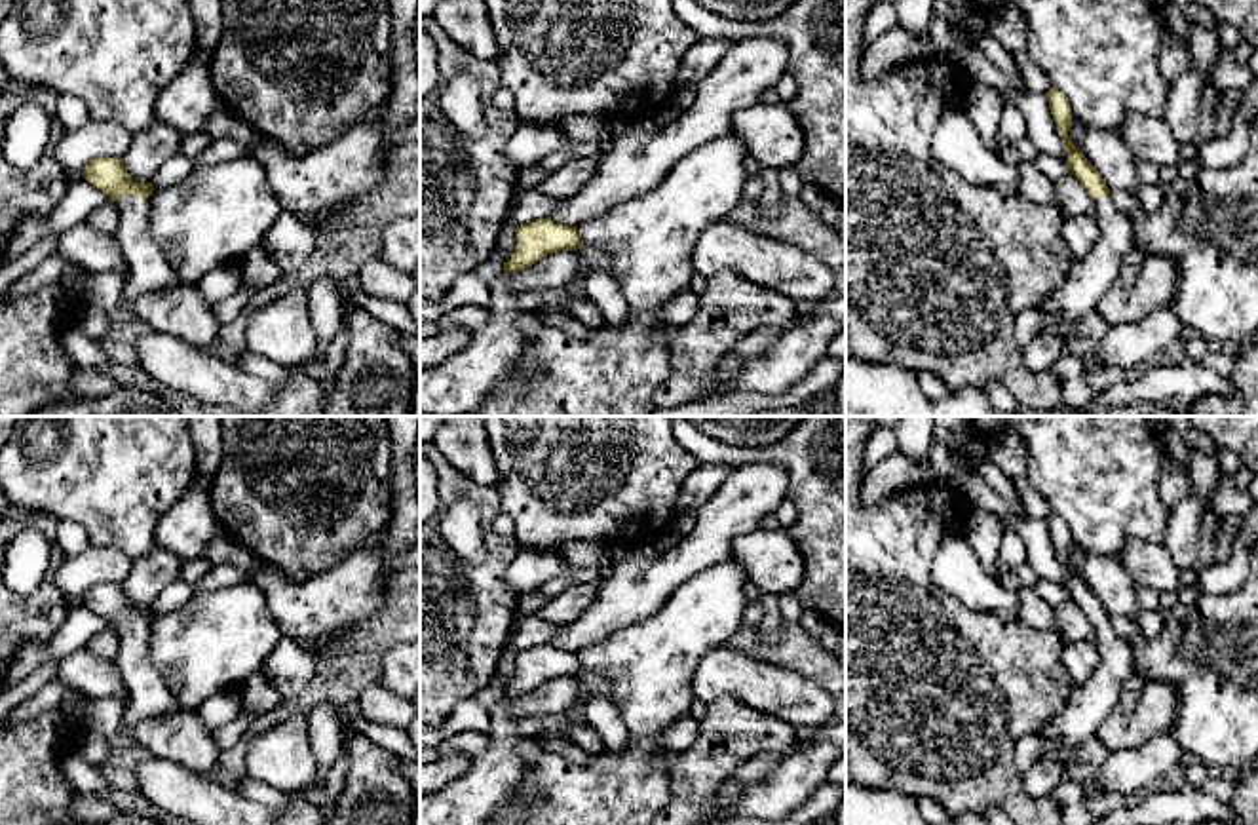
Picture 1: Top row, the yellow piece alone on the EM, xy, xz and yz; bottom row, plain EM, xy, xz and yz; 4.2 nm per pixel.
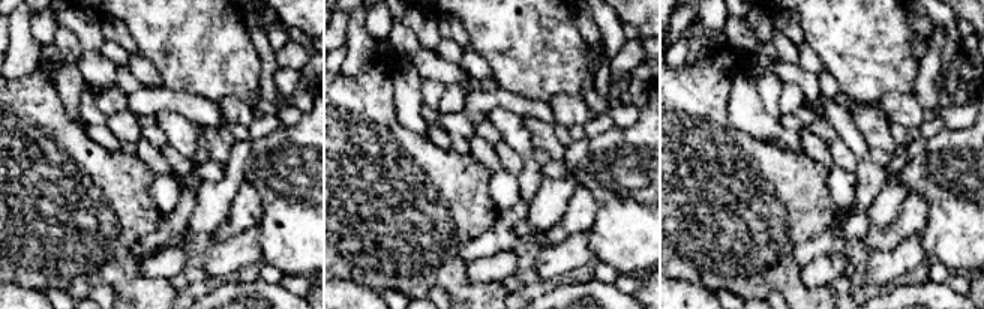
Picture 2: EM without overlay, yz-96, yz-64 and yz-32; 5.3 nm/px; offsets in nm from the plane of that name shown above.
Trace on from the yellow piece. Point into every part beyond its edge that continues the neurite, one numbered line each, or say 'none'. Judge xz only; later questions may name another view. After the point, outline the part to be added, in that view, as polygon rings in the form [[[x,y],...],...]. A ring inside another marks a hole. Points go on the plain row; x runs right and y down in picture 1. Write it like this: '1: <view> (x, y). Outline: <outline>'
1: xz (491, 780). Outline: [[[502,698],[490,709],[486,730],[490,743],[483,755],[471,758],[467,772],[437,793],[420,796],[420,825],[486,825],[513,798],[526,762],[517,755],[523,741],[519,736],[521,719],[511,715],[509,701]]]

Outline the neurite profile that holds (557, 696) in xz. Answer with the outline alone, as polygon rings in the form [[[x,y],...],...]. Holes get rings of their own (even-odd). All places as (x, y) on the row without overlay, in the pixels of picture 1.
[[[559,677],[543,682],[536,690],[513,698],[509,711],[515,719],[536,719],[545,715],[562,715],[572,709],[585,688],[578,677]]]

